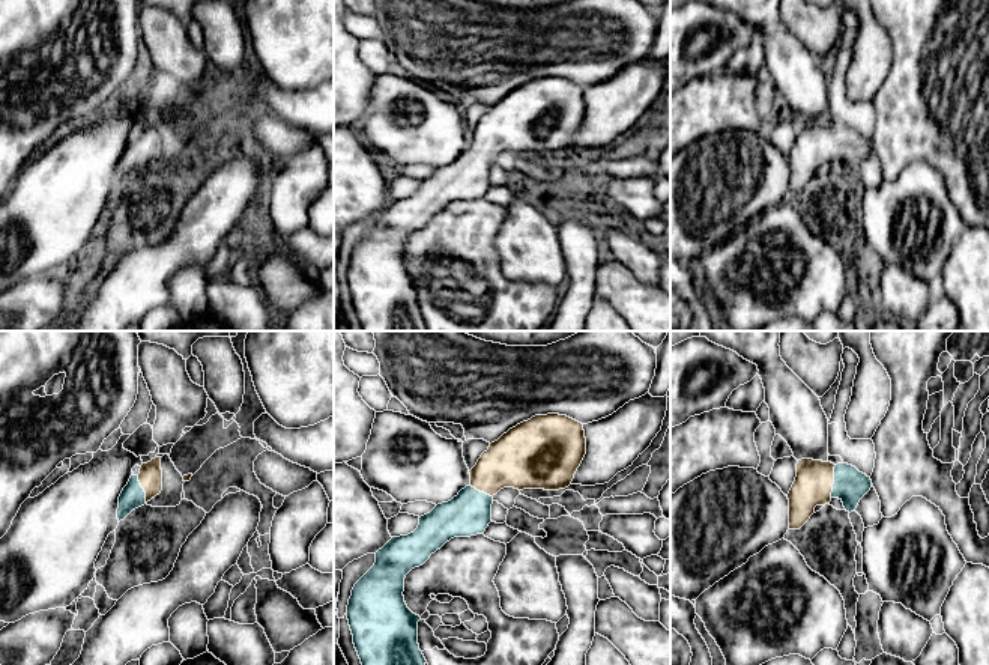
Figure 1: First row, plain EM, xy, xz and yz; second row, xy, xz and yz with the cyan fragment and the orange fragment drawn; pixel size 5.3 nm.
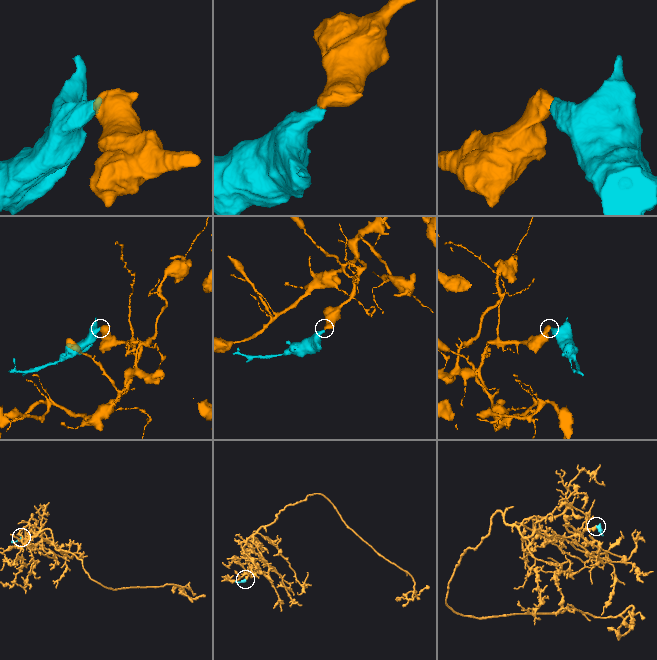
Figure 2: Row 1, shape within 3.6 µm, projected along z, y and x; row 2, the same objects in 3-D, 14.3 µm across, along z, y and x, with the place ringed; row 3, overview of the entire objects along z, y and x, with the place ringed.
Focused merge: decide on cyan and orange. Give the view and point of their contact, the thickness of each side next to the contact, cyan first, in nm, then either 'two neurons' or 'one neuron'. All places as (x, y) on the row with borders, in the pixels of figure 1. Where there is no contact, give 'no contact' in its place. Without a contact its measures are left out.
yz (834, 482) | 180/200 nm | one neuron

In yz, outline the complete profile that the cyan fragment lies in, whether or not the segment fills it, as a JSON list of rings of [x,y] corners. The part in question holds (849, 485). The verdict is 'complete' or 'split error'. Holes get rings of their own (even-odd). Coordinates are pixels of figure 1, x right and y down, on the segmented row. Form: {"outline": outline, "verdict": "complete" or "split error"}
{"outline": [[[798,460],[797,477],[788,493],[789,530],[800,530],[815,513],[816,506],[830,504],[833,498],[839,498],[846,512],[855,512],[870,487],[870,477],[852,465]]], "verdict": "split error"}

